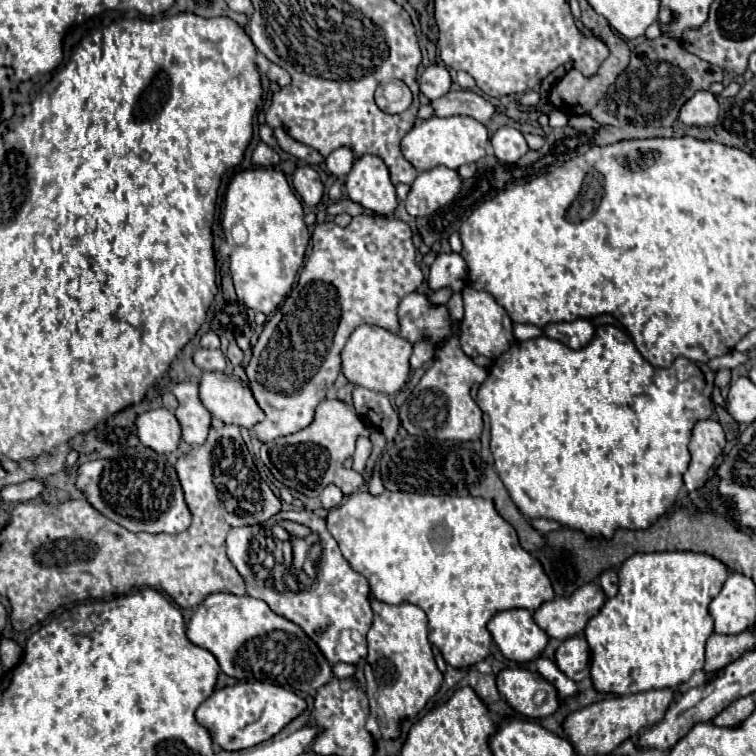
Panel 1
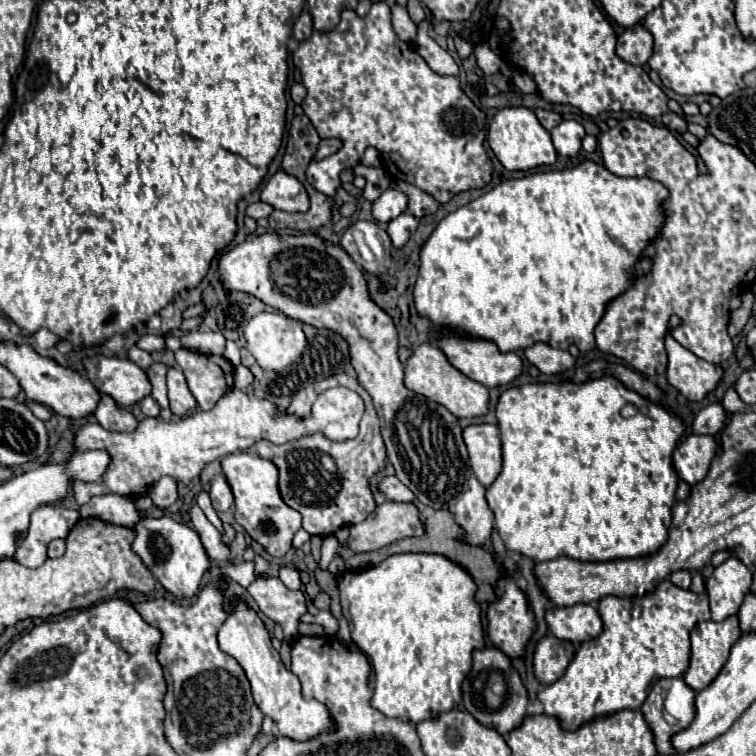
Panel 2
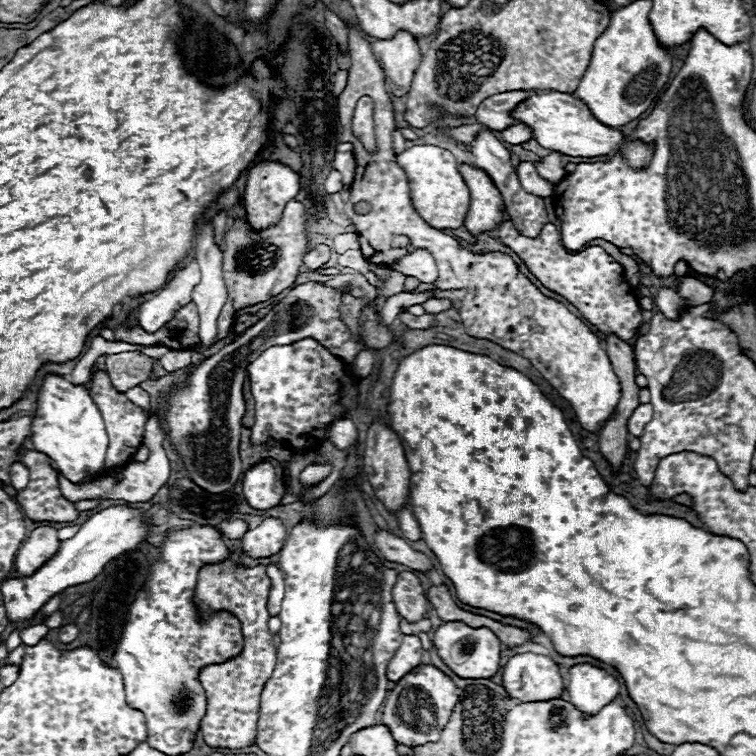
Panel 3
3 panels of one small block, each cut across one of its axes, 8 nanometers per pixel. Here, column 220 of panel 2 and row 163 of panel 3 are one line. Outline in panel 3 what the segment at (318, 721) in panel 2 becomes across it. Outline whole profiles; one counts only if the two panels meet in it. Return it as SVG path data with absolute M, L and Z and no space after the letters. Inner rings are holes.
M564 92L534 94L514 110L514 118L532 128L534 140L540 146L548 150L558 150L568 156L594 158L594 156L608 156L608 154L622 152L630 168L642 170L650 164L654 154L654 144L644 144L642 140L628 142L628 138L618 128L610 128L598 122L590 112L590 108L572 94L564 94Z

